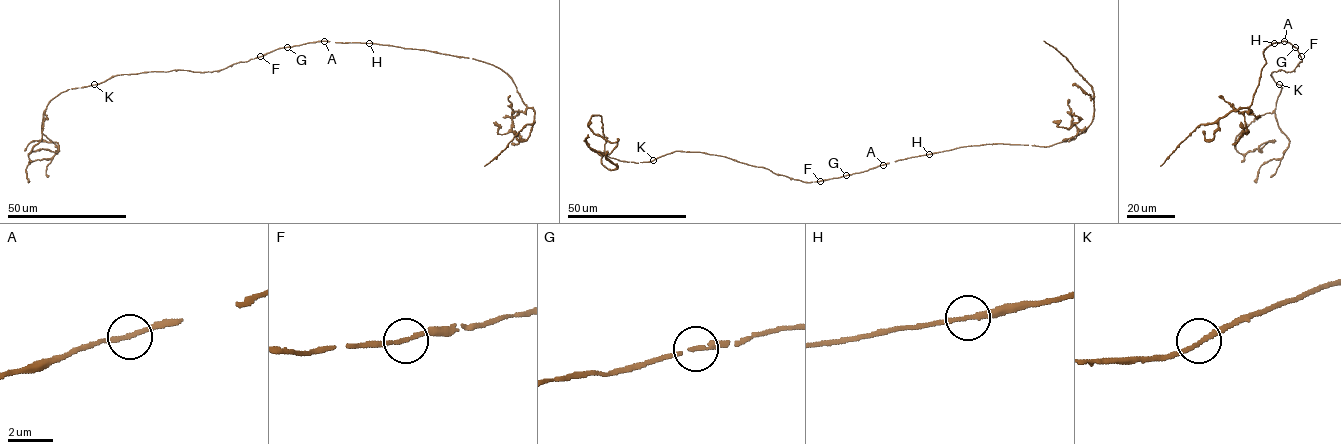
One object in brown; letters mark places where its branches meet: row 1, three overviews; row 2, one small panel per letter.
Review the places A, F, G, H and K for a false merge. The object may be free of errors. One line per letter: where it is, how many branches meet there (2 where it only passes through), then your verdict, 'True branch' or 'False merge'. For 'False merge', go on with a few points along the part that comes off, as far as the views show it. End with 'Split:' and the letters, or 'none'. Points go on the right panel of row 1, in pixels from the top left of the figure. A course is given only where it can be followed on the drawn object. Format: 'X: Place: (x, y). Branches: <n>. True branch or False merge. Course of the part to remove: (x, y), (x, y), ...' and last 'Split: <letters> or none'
A: Place: (1284, 41). Branches: 2. True branch
F: Place: (1301, 56). Branches: 2. True branch
G: Place: (1295, 47). Branches: 2. True branch
H: Place: (1274, 43). Branches: 2. True branch
K: Place: (1279, 84). Branches: 2. True branch
Split: none

